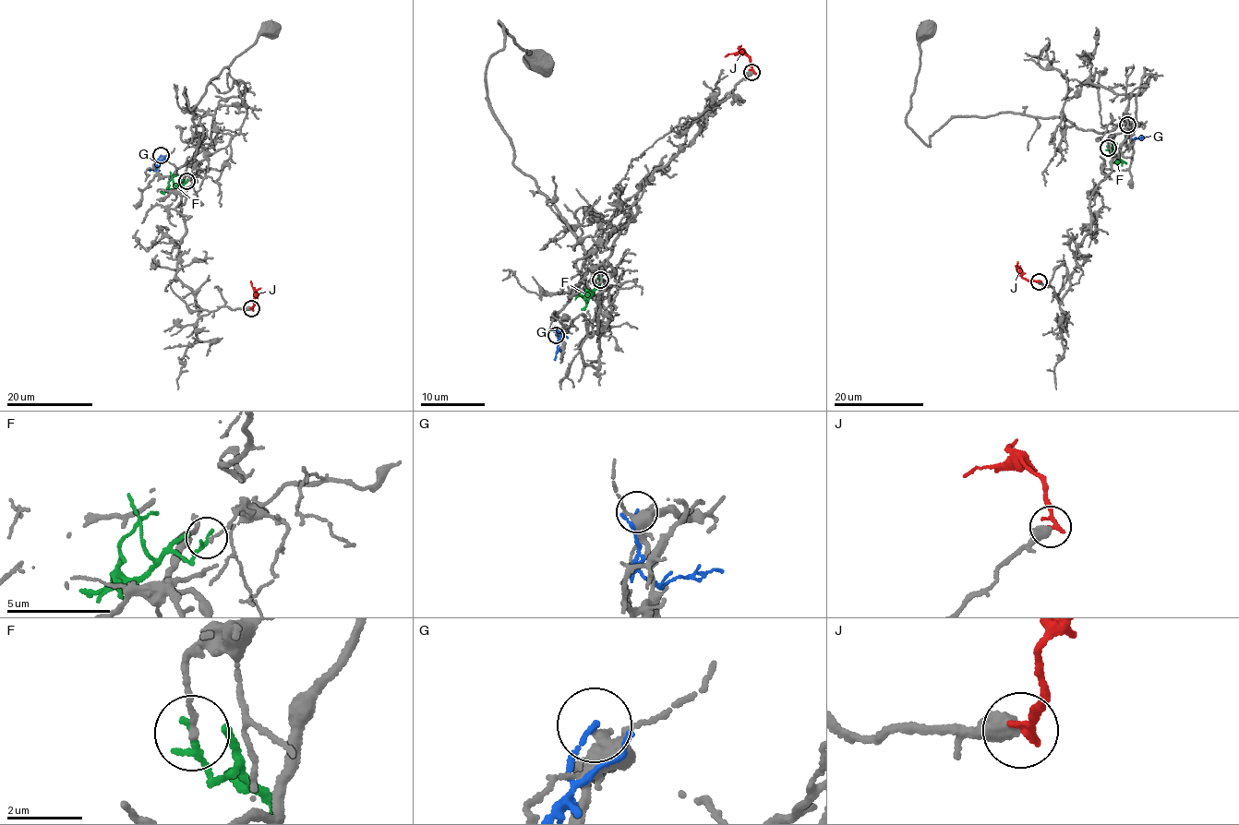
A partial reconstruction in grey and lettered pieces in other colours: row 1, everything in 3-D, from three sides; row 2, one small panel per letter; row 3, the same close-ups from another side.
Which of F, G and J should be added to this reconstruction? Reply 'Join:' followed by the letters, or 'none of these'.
Join: none of these

